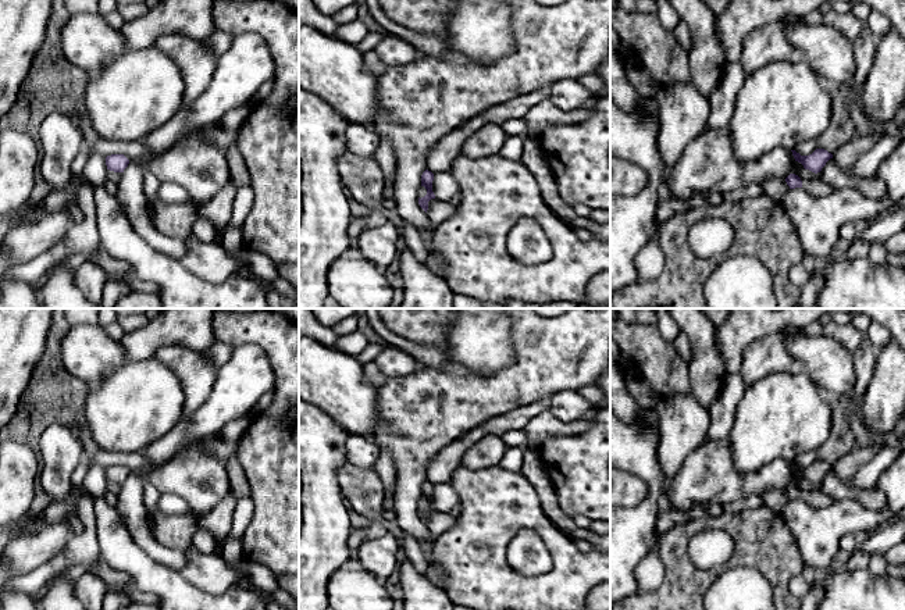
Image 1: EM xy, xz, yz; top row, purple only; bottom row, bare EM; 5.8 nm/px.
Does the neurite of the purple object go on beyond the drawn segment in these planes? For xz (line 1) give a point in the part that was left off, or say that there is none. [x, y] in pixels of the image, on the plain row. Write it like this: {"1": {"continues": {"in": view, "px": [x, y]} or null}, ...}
{"1": {"continues": null}}

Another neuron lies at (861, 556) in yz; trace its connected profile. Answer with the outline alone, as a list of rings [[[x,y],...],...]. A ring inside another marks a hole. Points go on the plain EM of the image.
[[[862,546],[856,547],[851,553],[851,556],[849,556],[849,559],[845,564],[845,570],[847,571],[855,571],[855,570],[859,570],[859,568],[866,568],[870,563],[873,552],[874,550],[866,549],[866,547],[862,547]]]

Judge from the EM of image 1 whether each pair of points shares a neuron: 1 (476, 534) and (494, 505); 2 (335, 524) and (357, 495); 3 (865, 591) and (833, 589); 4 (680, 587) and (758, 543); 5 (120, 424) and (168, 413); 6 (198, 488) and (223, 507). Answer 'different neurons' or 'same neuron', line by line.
1: same neuron
2: different neurons
3: same neuron
4: same neuron
5: same neuron
6: different neurons

